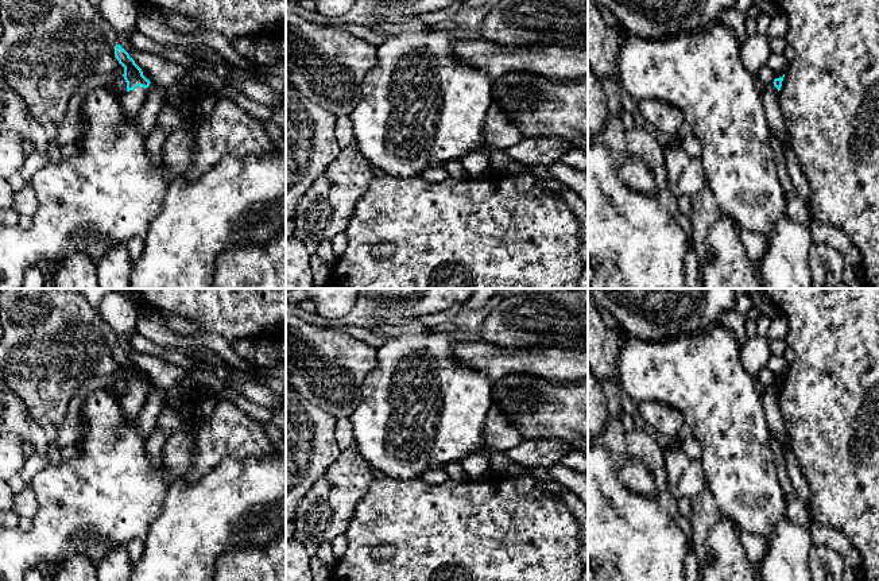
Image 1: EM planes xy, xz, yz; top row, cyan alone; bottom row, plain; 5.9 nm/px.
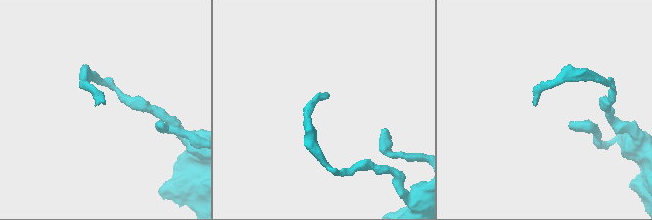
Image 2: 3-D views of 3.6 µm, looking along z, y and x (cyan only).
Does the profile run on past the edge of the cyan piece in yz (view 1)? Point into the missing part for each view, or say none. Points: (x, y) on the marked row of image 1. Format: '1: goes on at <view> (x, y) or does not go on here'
1: does not go on here

